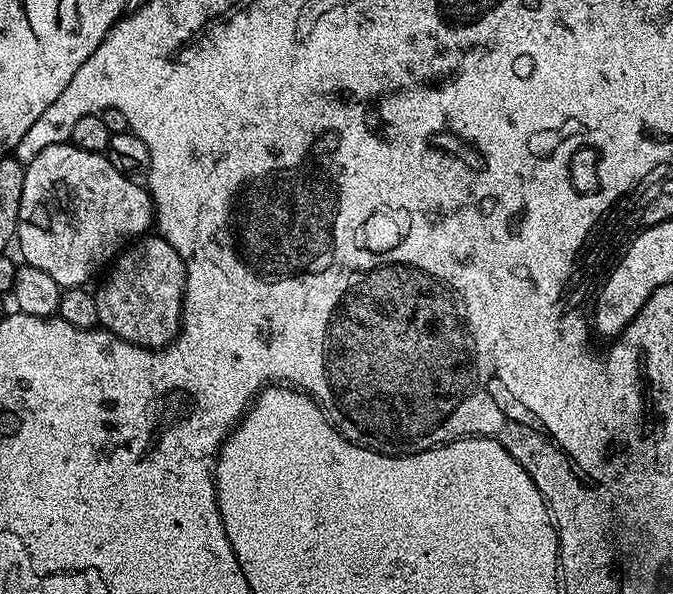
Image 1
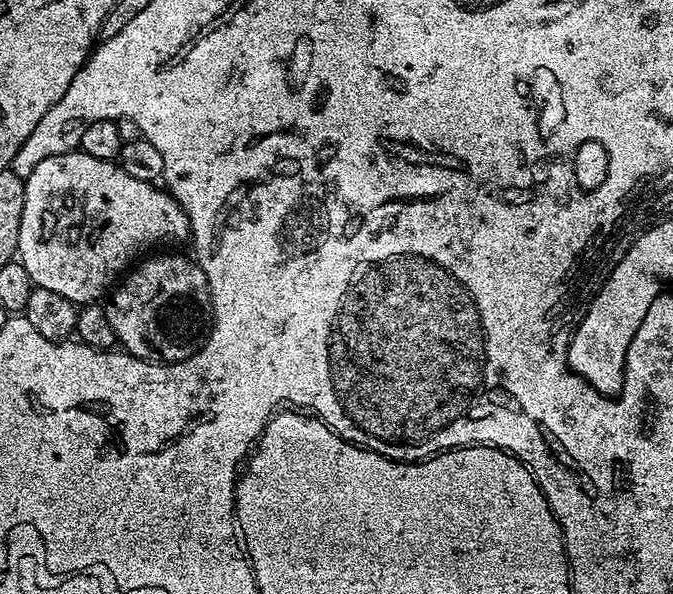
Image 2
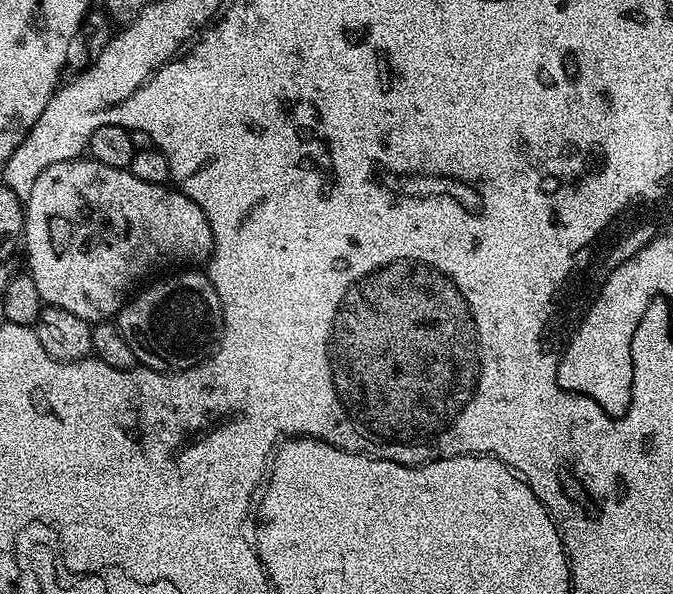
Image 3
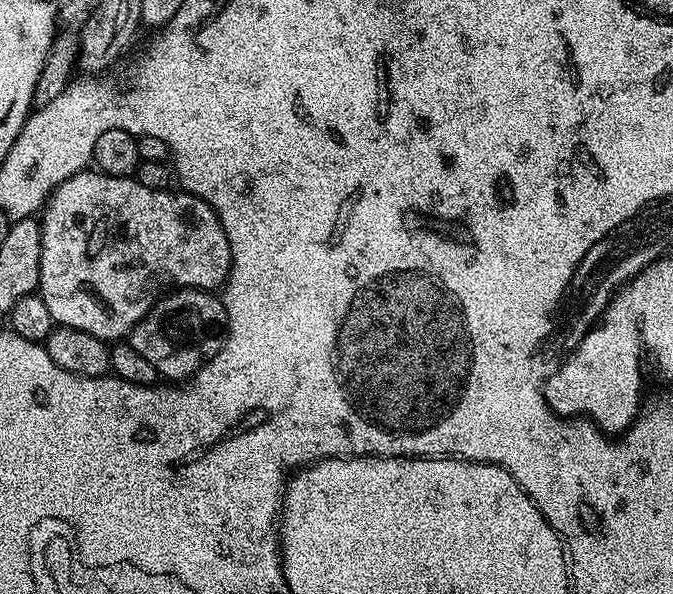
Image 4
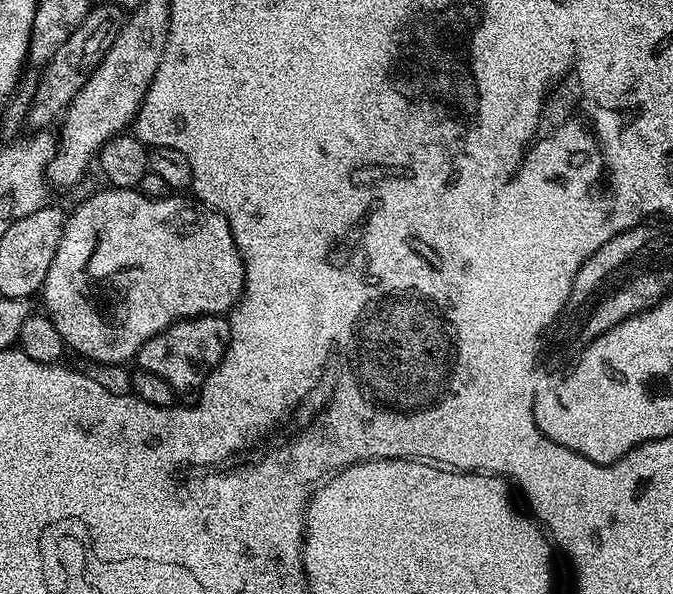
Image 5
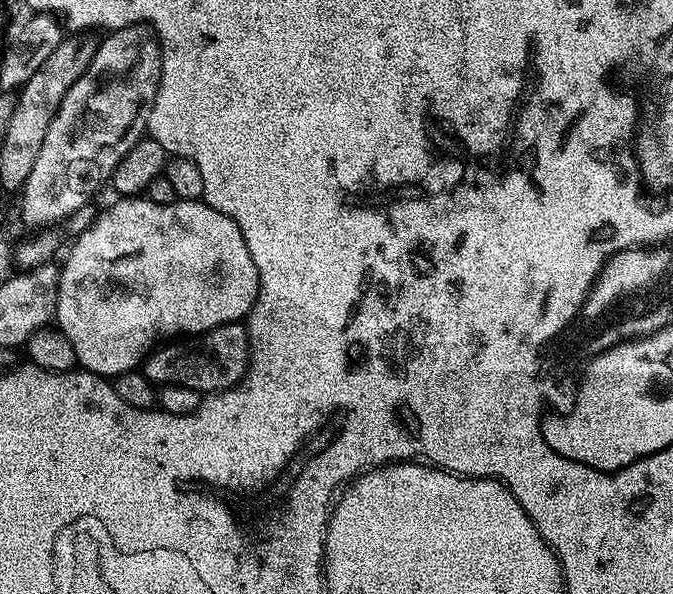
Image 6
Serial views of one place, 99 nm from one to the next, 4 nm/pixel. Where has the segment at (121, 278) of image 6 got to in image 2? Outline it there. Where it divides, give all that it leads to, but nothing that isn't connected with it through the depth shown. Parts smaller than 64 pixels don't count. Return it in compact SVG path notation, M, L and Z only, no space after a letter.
M62 150L58 155L38 162L25 179L22 230L18 230L16 251L33 285L52 290L75 306L83 306L99 301L117 283L121 273L137 257L149 251L147 248L151 244L159 240L187 241L190 233L186 214L163 187L130 178L130 174L113 161L90 158L90 154L79 150L68 151Z

